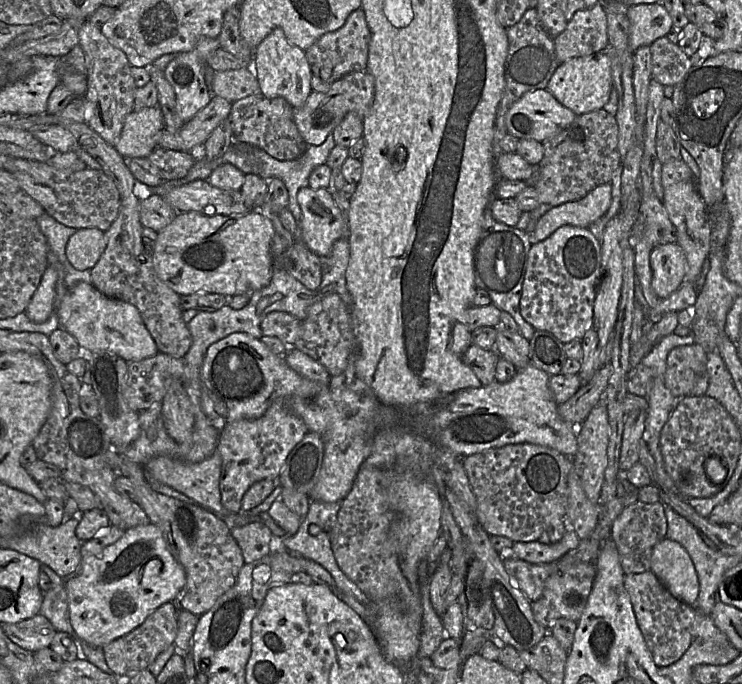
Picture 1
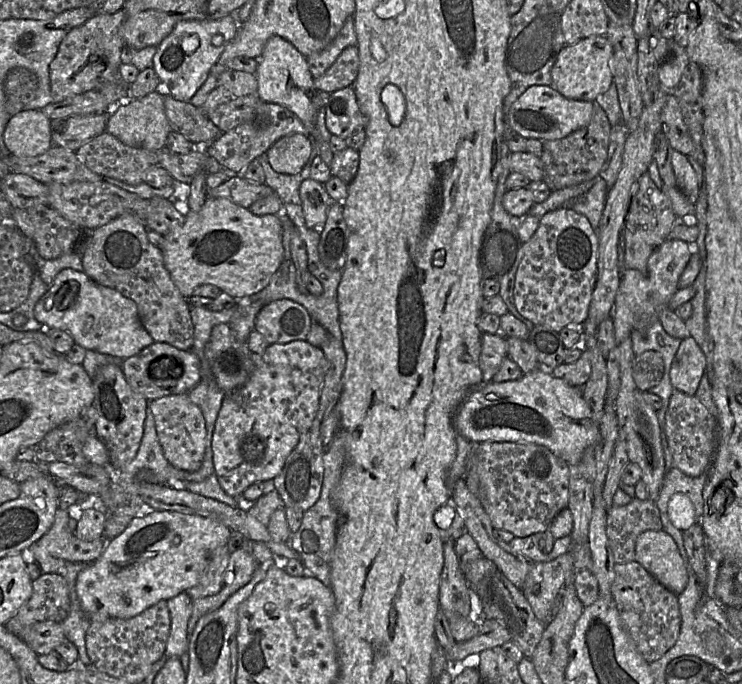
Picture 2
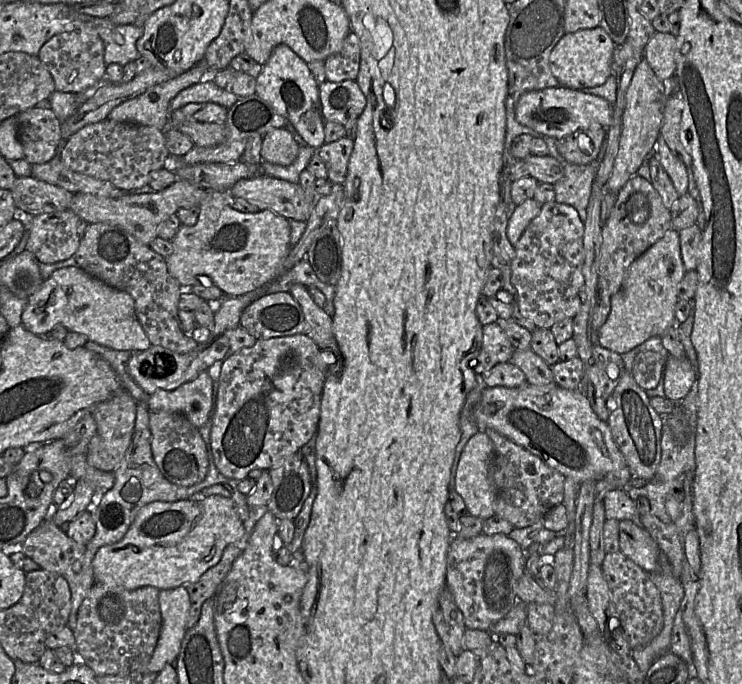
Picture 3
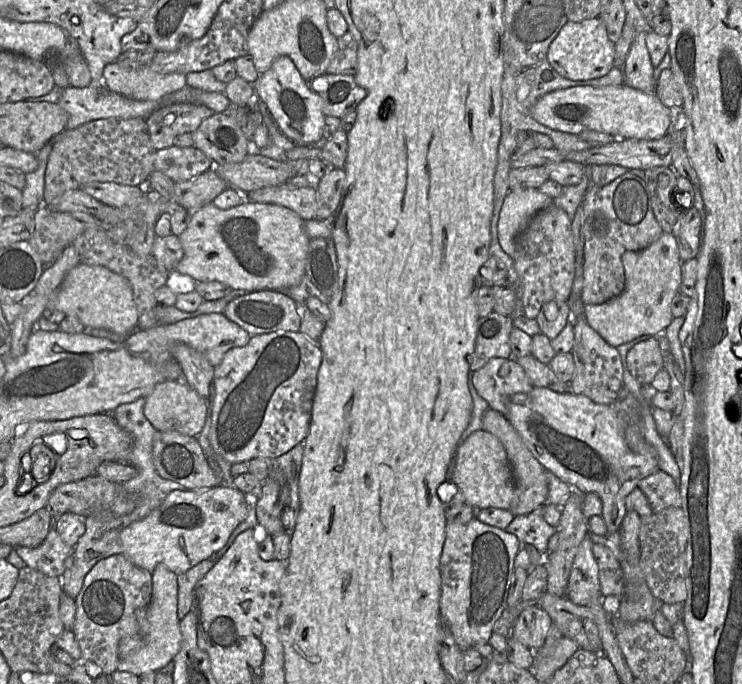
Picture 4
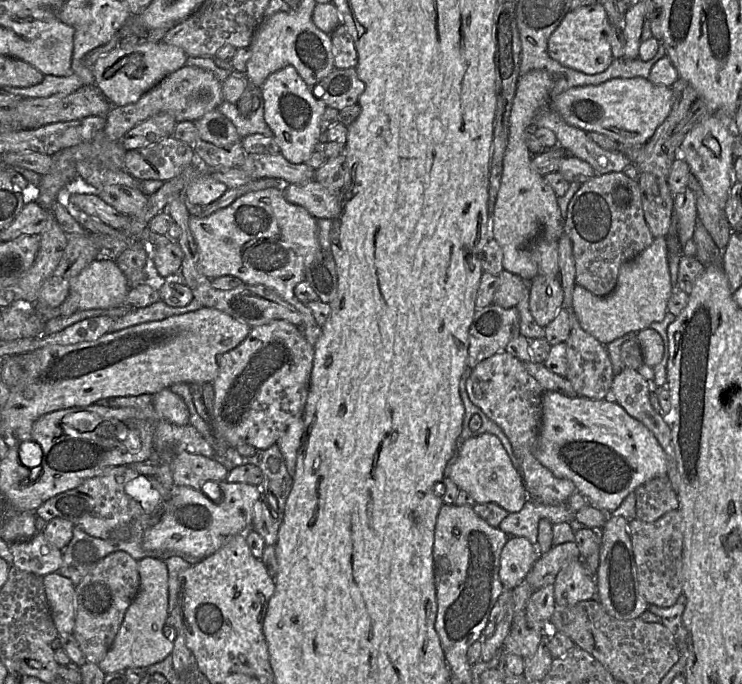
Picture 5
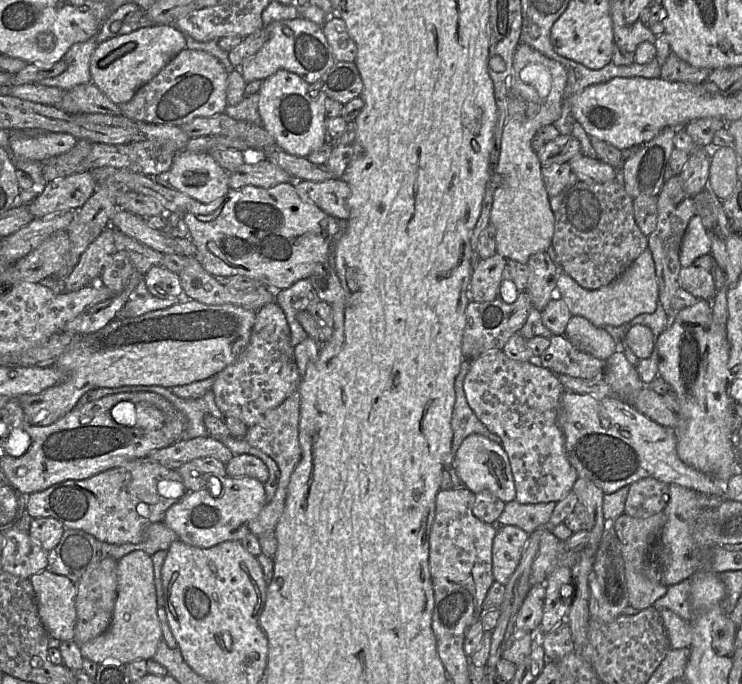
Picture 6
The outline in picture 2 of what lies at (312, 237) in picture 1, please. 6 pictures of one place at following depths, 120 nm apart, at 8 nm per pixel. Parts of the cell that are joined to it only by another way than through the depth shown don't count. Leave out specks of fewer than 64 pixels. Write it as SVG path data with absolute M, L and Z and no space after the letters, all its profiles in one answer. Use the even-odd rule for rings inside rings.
M311 177L301 183L299 193L306 225L321 233L328 210L335 201L328 195L324 185Z

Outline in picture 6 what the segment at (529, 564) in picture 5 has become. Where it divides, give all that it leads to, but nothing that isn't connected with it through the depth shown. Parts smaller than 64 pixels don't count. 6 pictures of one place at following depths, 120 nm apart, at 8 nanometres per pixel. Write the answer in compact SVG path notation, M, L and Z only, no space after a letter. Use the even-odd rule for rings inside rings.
M497 526L492 545L492 573L494 580L506 585L515 572L529 534L515 526Z

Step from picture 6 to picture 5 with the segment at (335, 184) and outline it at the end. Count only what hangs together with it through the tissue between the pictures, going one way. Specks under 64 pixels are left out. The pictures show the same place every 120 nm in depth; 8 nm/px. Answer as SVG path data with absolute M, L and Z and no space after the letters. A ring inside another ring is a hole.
M311 180L306 183L292 183L283 191L285 199L305 208L315 219L335 219L342 208L343 190L327 188Z

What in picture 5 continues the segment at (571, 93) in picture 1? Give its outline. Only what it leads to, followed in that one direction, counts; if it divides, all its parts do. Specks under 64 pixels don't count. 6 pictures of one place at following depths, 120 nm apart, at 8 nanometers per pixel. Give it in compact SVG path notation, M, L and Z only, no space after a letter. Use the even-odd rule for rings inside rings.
M600 3L569 11L548 39L549 56L562 66L594 75L605 71L613 61L610 27L605 8Z

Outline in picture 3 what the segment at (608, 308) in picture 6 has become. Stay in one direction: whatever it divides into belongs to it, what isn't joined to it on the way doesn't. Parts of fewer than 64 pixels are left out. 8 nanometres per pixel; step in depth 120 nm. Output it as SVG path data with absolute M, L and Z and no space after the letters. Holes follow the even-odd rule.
M670 228L630 265L620 290L611 297L610 312L597 332L597 343L622 355L649 338L662 336L676 322L674 309L678 302L678 285L685 272L679 234Z

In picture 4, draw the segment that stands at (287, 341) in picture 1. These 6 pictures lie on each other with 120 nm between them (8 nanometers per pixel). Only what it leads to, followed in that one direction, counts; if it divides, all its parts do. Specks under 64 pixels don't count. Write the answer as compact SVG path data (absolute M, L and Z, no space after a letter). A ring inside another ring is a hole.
M260 290L248 292L230 301L223 314L246 330L250 336L275 331L299 331L301 318L295 300L284 291Z

